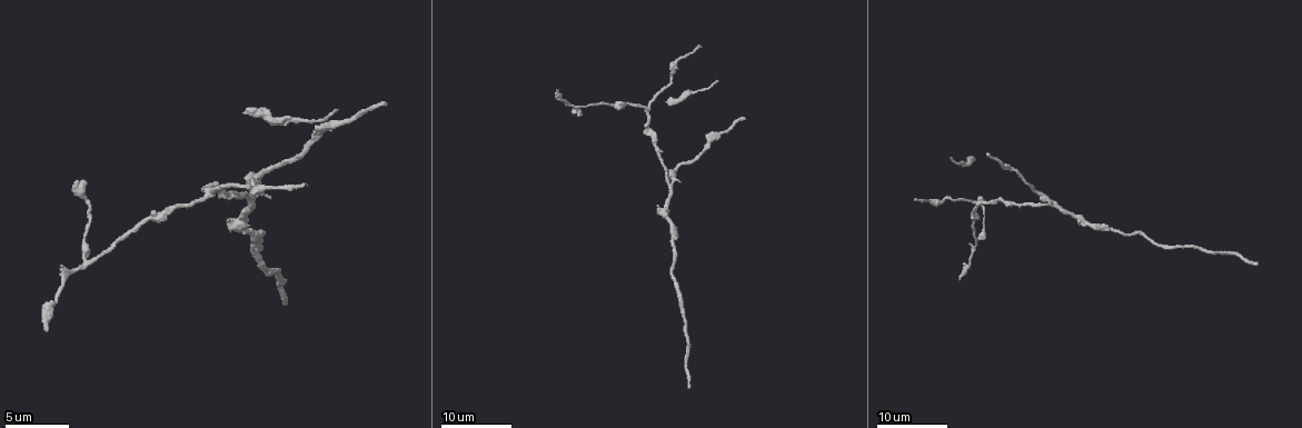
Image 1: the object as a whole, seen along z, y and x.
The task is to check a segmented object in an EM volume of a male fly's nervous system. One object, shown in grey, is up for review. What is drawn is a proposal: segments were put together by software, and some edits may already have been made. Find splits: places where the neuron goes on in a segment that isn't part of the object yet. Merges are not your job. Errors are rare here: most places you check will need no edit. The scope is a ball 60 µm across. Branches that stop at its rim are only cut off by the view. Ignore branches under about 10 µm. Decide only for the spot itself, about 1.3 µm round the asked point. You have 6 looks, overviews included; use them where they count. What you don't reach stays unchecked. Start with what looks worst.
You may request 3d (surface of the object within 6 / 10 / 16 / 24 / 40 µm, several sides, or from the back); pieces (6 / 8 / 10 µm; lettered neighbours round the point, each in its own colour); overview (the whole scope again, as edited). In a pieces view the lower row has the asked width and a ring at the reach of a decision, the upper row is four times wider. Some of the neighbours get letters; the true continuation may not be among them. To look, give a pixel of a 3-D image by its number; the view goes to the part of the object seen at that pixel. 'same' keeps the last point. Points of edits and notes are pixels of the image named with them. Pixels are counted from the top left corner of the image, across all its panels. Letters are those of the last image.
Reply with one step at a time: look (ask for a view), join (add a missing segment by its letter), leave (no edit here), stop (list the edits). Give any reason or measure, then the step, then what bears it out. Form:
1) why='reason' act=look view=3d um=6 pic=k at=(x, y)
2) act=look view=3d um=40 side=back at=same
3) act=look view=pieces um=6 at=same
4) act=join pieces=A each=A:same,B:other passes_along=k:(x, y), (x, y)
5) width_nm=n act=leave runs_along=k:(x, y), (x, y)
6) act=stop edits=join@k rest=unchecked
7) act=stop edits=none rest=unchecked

why='free end' act=look view=3d um=16 pic=1 at=(978, 198)

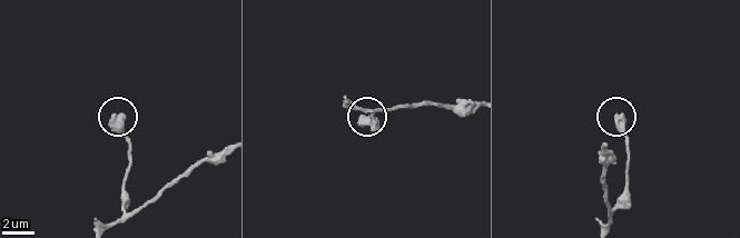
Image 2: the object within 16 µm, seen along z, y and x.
why='see the neighbours' act=look view=pieces um=6 pic=2 at=(618, 116)

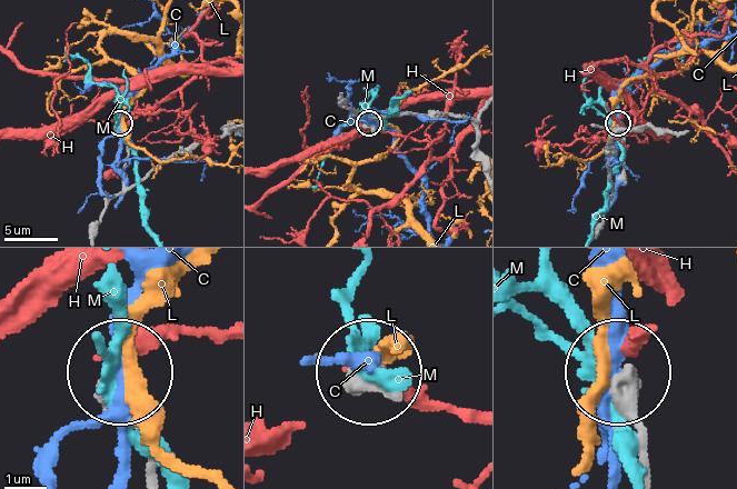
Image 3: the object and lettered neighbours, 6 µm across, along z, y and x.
width_nm=520 act=leave each=C:other,H:other,L:other,M:other found='none of them fits'

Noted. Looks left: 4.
why='free end' act=look view=3d um=24 pic=1 at=(557, 90)

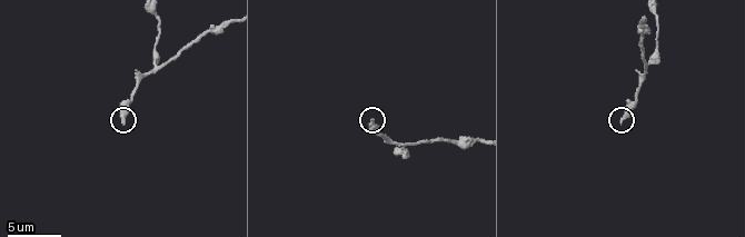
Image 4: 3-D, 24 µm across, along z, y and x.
act=look view=3d um=10 pic=4 at=(124, 123)

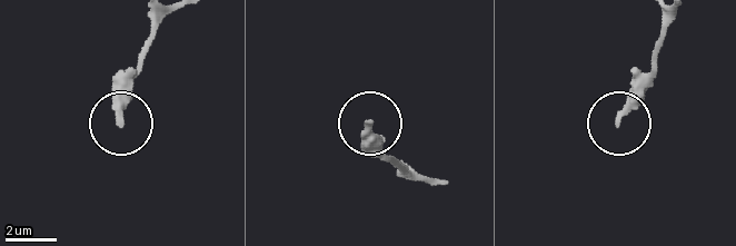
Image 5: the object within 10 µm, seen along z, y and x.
act=look view=pieces um=10 pic=5 at=(368, 119)

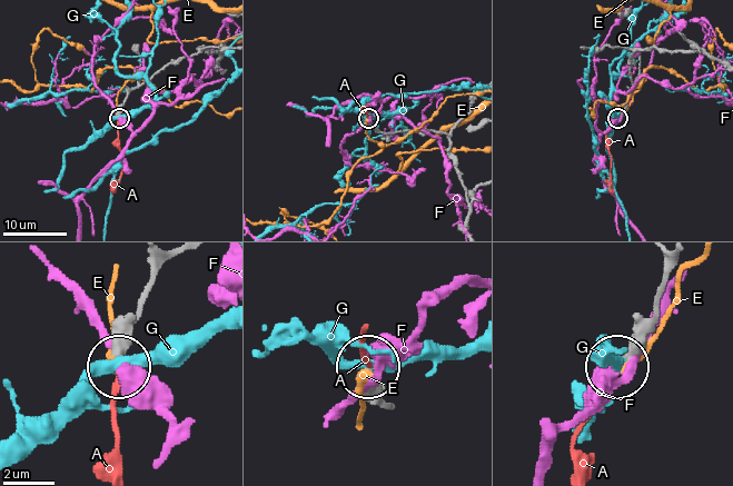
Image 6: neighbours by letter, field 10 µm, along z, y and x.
act=join pieces=A each=A:same,E:other,F:other,G:other passes_along=6:(390, 406), (372, 380), (363, 335) found='the neuron continues'

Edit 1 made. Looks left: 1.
act=stop edits=join@6 rest=unchecked

